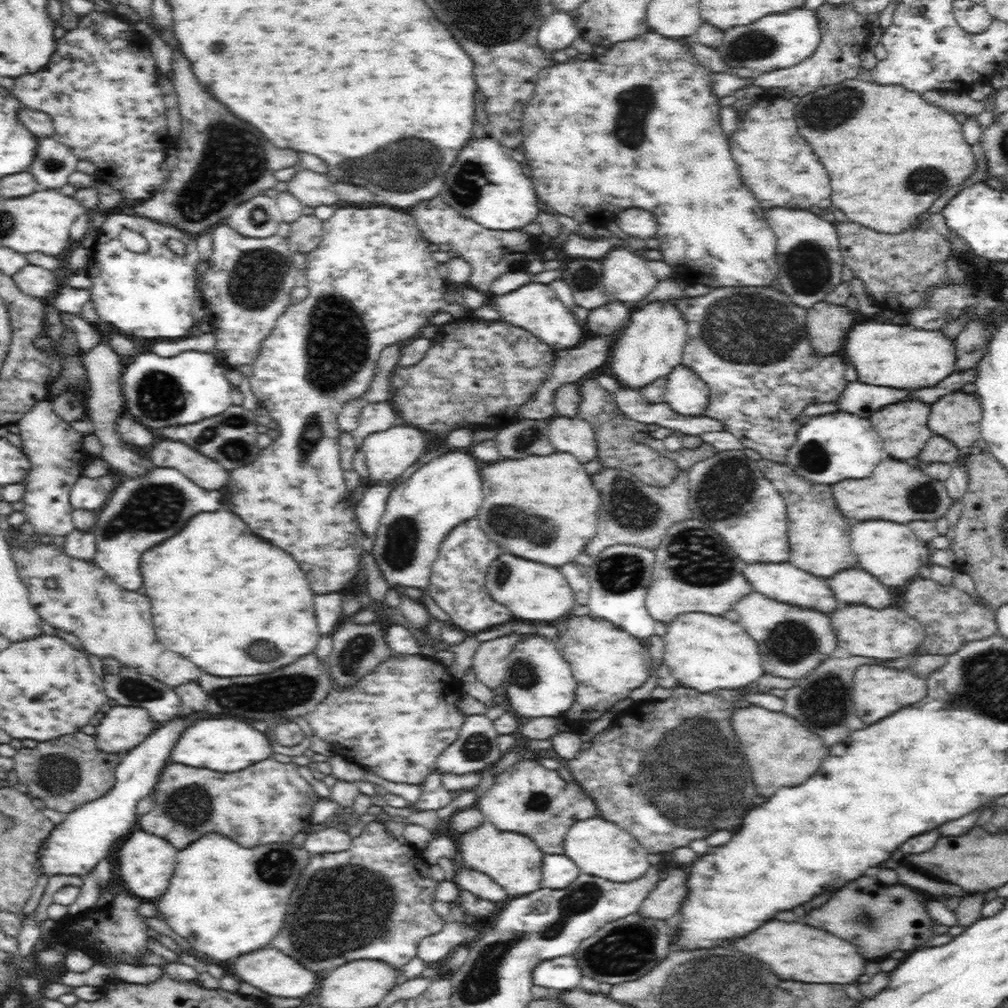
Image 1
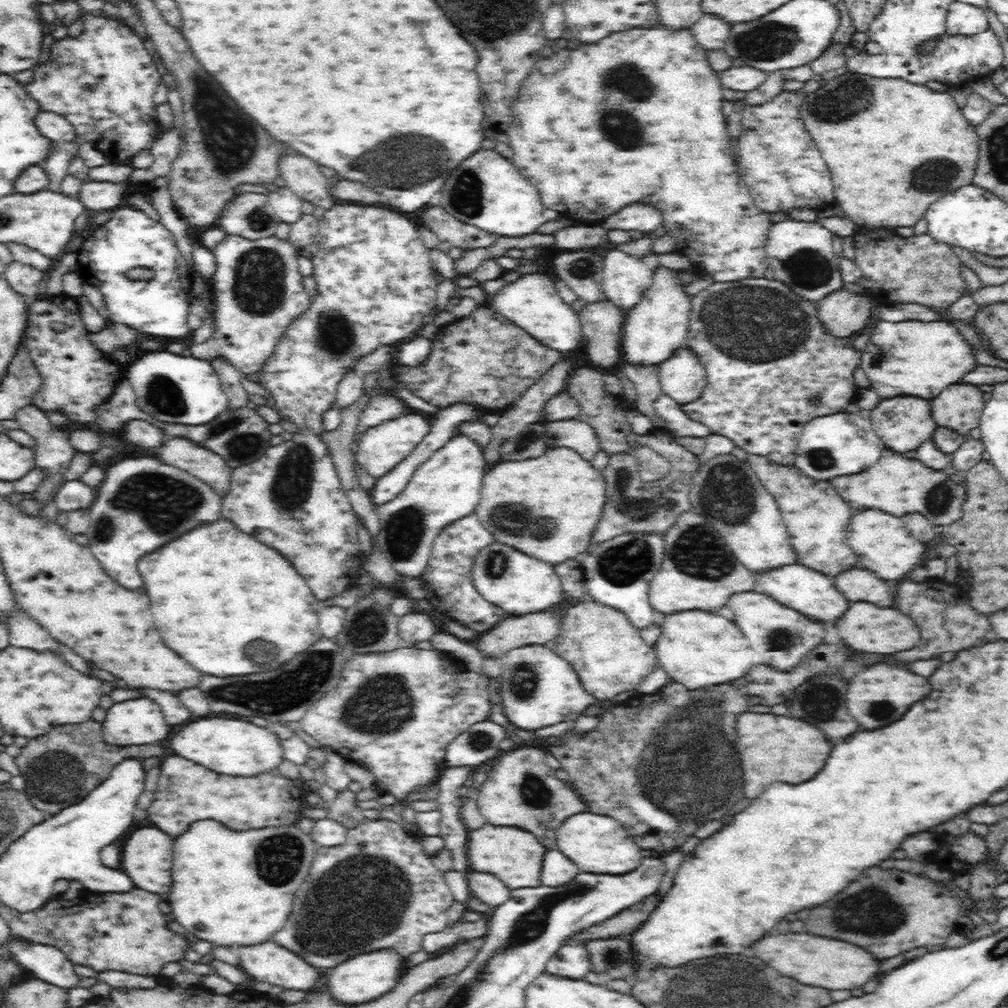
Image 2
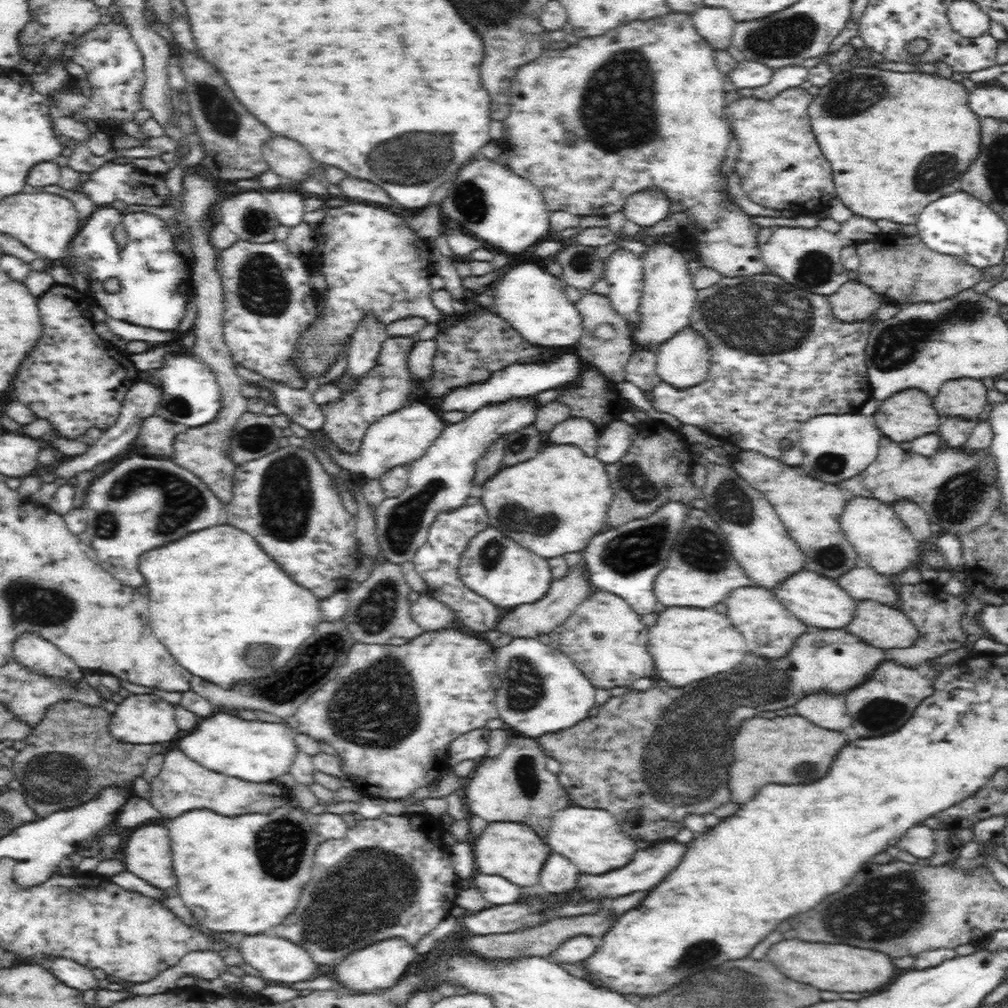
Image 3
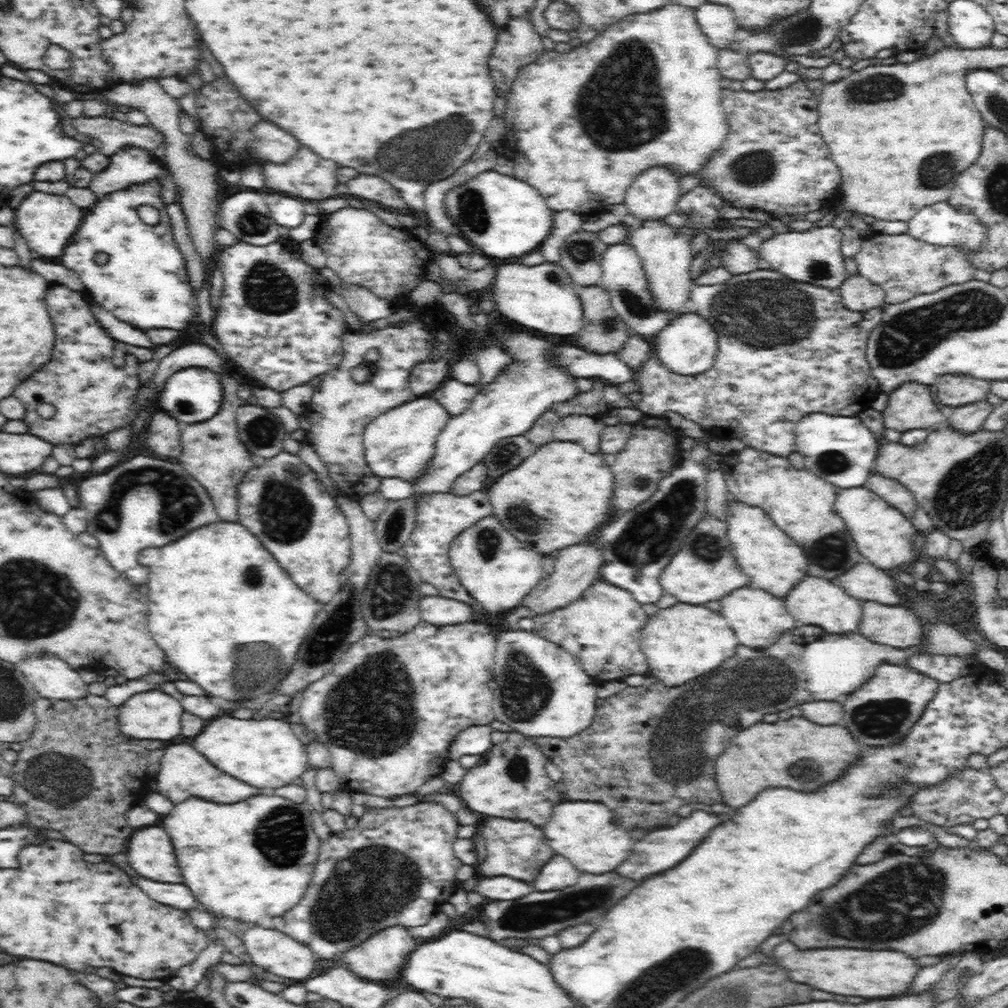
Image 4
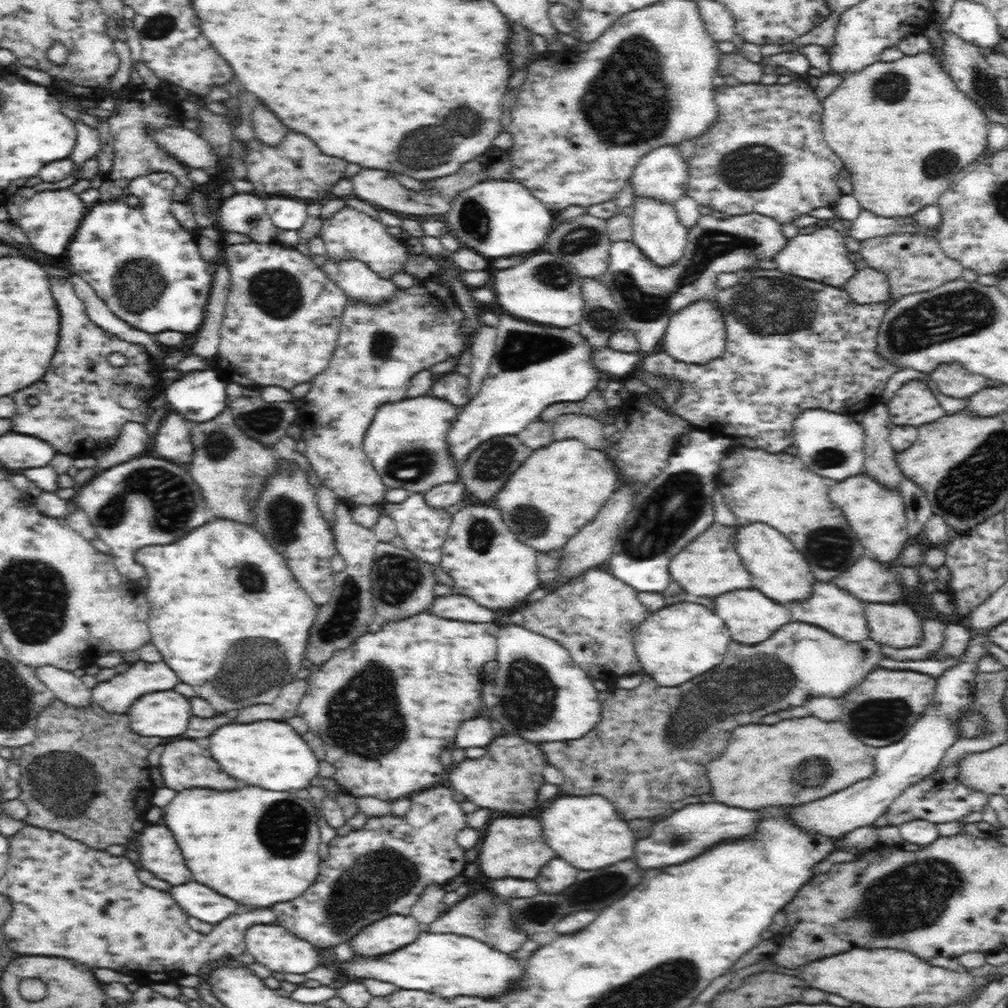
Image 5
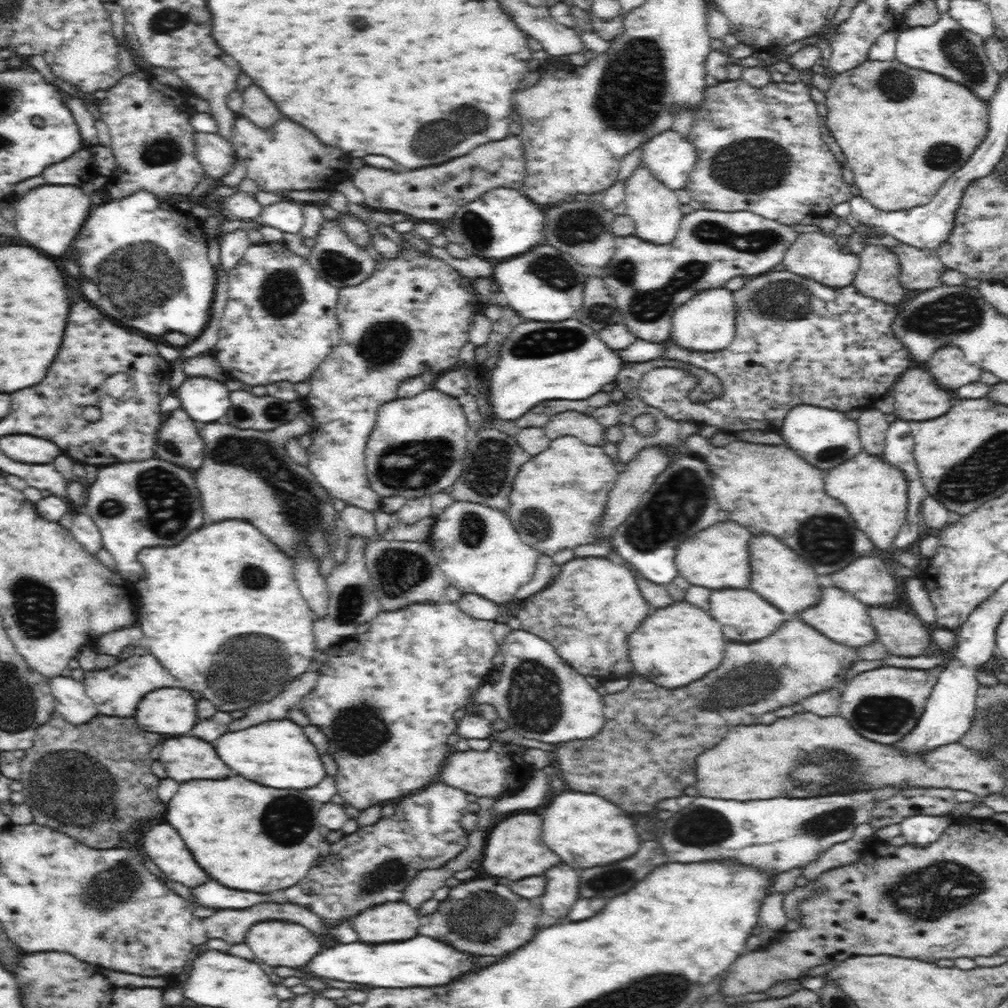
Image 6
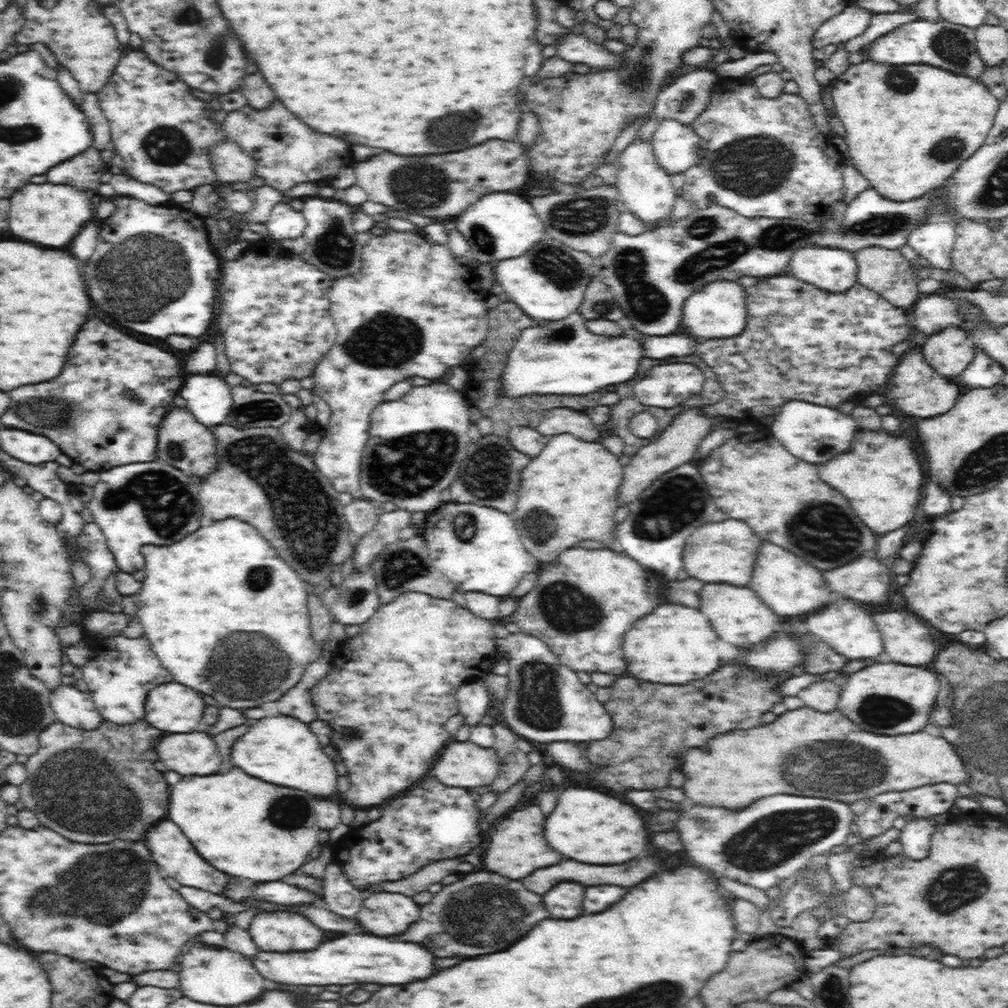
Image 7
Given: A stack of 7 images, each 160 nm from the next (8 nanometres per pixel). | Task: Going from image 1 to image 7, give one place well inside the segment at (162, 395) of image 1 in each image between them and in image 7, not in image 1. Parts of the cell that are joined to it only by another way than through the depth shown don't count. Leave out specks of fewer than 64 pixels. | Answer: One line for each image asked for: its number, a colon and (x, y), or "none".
2: (178, 388)
3: (190, 395)
4: (194, 395)
5: (200, 396)
6: (205, 400)
7: (207, 398)

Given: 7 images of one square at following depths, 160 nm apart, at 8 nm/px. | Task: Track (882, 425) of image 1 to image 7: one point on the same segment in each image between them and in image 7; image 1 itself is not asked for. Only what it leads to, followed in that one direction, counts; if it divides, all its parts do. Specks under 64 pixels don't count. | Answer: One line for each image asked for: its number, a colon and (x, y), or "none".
2: (903, 424)
3: (905, 417)
4: (911, 408)
5: (914, 404)
6: (916, 398)
7: (917, 390)

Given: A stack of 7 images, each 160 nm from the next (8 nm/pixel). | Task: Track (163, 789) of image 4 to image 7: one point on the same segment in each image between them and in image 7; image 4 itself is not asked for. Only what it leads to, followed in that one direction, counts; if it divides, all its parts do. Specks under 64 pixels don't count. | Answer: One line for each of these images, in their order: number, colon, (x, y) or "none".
5: (184, 765)
6: (185, 759)
7: (195, 754)

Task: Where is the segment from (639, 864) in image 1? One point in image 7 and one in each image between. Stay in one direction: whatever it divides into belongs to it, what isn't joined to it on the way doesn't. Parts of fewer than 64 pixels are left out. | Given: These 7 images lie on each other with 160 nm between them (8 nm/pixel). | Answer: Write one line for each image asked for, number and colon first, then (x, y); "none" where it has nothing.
2: (598, 845)
3: (593, 840)
4: (598, 850)
5: (586, 831)
6: (585, 830)
7: (588, 826)

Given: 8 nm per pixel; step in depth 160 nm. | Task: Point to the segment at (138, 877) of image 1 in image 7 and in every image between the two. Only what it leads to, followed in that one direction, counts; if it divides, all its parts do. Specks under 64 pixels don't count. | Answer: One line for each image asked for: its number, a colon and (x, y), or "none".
2: (146, 857)
3: (147, 853)
4: (149, 851)
5: (158, 853)
6: (162, 844)
7: (173, 854)

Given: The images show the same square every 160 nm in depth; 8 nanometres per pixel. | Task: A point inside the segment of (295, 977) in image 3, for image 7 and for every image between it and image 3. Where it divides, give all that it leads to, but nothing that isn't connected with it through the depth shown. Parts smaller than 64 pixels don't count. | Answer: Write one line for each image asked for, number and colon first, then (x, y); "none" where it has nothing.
4: (276, 952)
5: (270, 945)
6: (278, 944)
7: (277, 933)

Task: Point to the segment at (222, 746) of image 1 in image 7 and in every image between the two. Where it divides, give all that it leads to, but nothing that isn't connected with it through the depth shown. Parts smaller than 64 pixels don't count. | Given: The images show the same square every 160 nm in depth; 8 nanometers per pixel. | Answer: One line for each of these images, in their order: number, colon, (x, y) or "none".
2: (233, 747)
3: (255, 751)
4: (265, 752)
5: (269, 754)
6: (276, 753)
7: (280, 750)

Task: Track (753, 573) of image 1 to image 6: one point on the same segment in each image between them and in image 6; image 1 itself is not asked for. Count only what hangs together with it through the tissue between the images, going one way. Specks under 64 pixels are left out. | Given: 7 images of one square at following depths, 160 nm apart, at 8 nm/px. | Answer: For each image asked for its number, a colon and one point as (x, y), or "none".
2: (793, 585)
3: (816, 600)
4: (814, 601)
5: (830, 607)
6: (838, 615)

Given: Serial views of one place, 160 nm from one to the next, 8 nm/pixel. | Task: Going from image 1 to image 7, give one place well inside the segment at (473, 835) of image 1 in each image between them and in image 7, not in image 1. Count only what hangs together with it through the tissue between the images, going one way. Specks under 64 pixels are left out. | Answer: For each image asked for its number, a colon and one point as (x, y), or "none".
2: (515, 856)
3: (513, 851)
4: (517, 849)
5: (515, 847)
6: (515, 849)
7: (516, 848)

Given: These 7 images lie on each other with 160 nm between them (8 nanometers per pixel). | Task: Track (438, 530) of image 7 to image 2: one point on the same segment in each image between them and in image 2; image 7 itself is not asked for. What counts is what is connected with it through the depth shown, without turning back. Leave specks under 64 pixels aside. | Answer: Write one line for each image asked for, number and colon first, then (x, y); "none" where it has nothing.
2: (520, 584)
3: (495, 567)
4: (498, 570)
5: (488, 565)
6: (477, 549)

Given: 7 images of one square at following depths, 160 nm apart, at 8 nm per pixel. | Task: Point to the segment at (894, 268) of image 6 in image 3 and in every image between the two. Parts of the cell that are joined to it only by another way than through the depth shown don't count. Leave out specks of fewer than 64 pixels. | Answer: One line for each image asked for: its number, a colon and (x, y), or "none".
3: (854, 302)
4: (857, 294)
5: (867, 287)

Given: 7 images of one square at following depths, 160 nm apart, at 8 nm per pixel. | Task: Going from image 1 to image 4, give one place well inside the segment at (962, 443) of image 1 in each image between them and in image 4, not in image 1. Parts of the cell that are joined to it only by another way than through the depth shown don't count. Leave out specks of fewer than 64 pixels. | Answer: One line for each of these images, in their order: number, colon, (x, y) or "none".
2: (959, 408)
3: (965, 399)
4: (954, 392)

